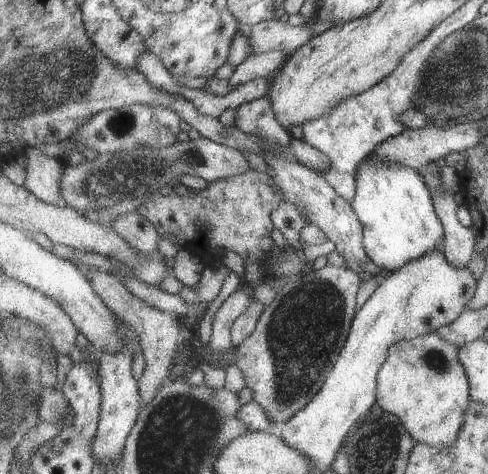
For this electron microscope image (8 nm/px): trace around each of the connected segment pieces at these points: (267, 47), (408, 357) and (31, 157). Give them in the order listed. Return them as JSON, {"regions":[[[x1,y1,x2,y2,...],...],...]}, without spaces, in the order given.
{"regions":[[[279,19,262,21,256,25,242,25,245,36,249,36,253,54,263,54,271,50,285,51,288,55,292,54,313,36,312,19,307,20,302,25,291,26]],[[437,331,395,343,378,376,377,403,401,418,415,442,439,448,453,446,470,407,470,378,459,358,460,347]],[[29,147,27,154,27,174,24,186,39,200,61,208,69,207,65,198,61,196,61,176,64,171,64,161,51,158,41,148]]]}

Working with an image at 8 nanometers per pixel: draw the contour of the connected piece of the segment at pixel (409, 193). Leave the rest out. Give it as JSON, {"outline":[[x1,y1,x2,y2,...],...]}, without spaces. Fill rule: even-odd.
{"outline":[[369,155,356,170,356,190,352,206,363,223,367,254,388,274,443,246,446,230,436,211,432,192,418,170,395,162,387,164]]}

